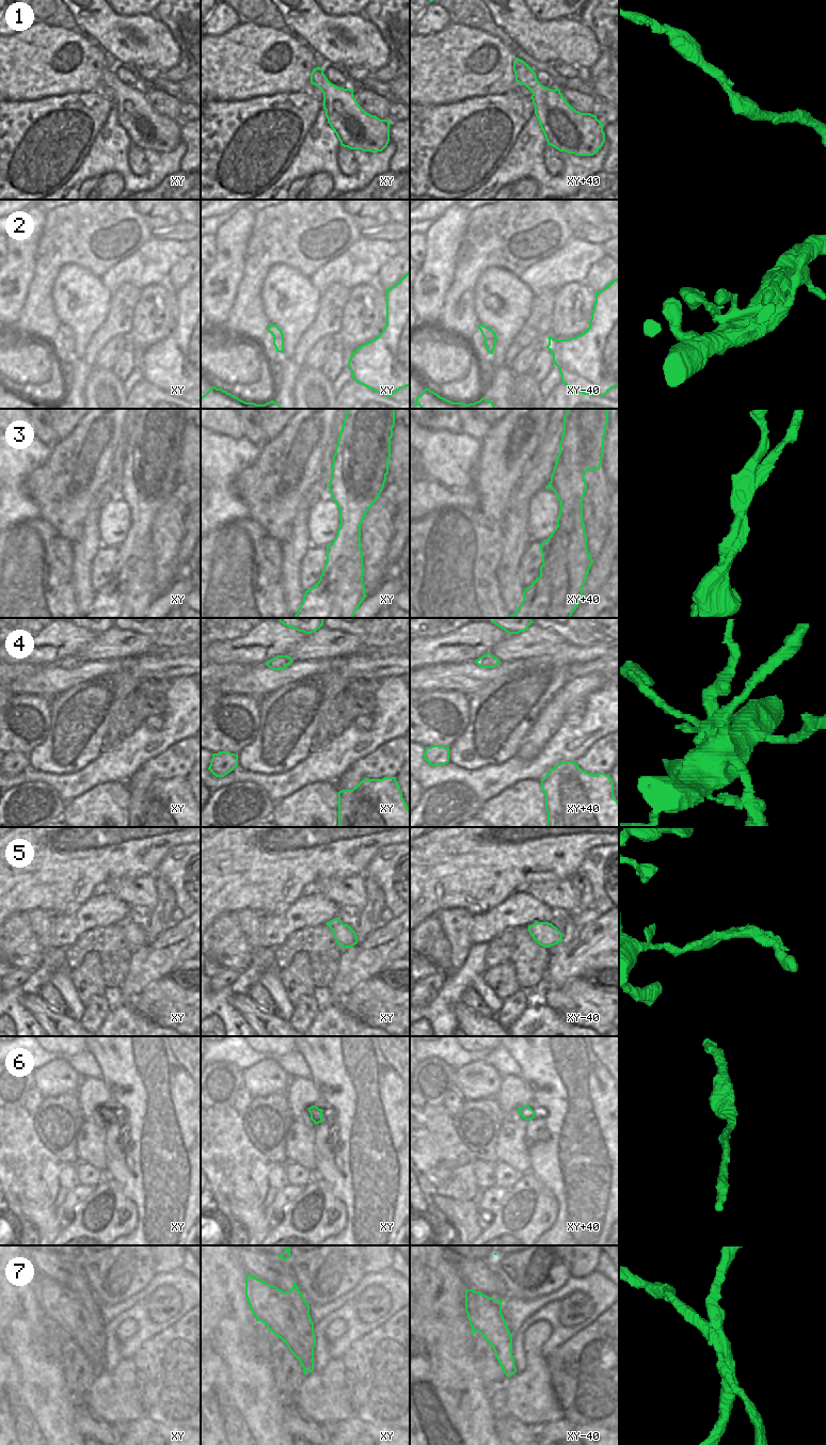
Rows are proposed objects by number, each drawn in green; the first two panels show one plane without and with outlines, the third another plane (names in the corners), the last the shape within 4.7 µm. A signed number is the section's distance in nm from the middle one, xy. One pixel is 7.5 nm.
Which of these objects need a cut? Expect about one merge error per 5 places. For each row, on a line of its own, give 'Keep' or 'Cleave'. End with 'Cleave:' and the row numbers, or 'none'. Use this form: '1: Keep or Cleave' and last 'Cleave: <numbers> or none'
1: Keep
2: Keep
3: Cleave
4: Keep
5: Keep
6: Keep
7: Cleave
Cleave: 3, 7

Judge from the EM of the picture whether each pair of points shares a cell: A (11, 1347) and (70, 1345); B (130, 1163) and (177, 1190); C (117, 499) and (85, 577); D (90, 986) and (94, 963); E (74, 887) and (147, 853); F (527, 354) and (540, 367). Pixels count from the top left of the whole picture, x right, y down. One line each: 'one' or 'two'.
A: two
B: one
C: two
D: one
E: one
F: two

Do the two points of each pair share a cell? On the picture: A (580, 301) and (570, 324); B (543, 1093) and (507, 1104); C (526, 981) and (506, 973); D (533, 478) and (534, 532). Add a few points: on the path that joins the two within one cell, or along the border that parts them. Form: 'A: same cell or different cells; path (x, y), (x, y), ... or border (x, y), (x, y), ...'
A: same cell; path (574, 306), (570, 319)
B: different cells; border (519, 1077), (529, 1085), (539, 1116)
C: different cells; border (494, 966), (509, 961), (514, 968), (520, 988)
D: different cells; border (544, 487), (529, 501), (527, 519), (525, 521)

